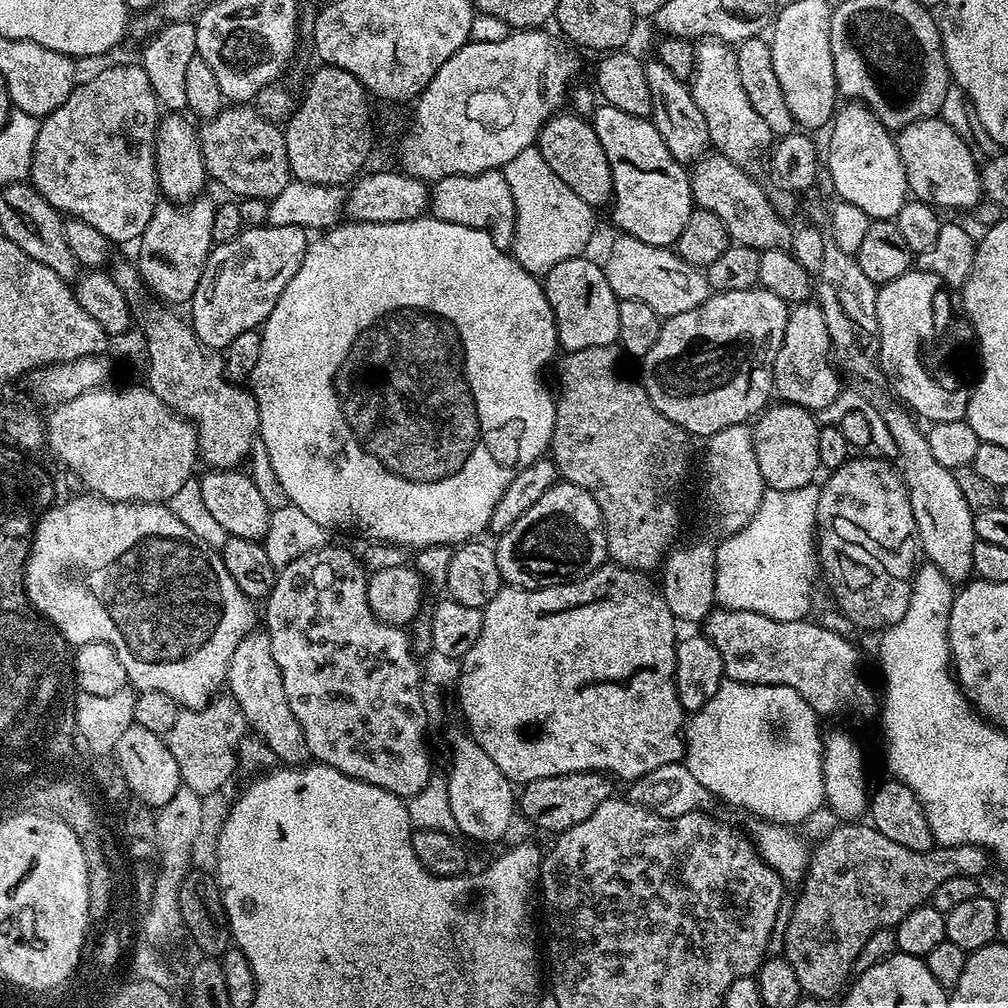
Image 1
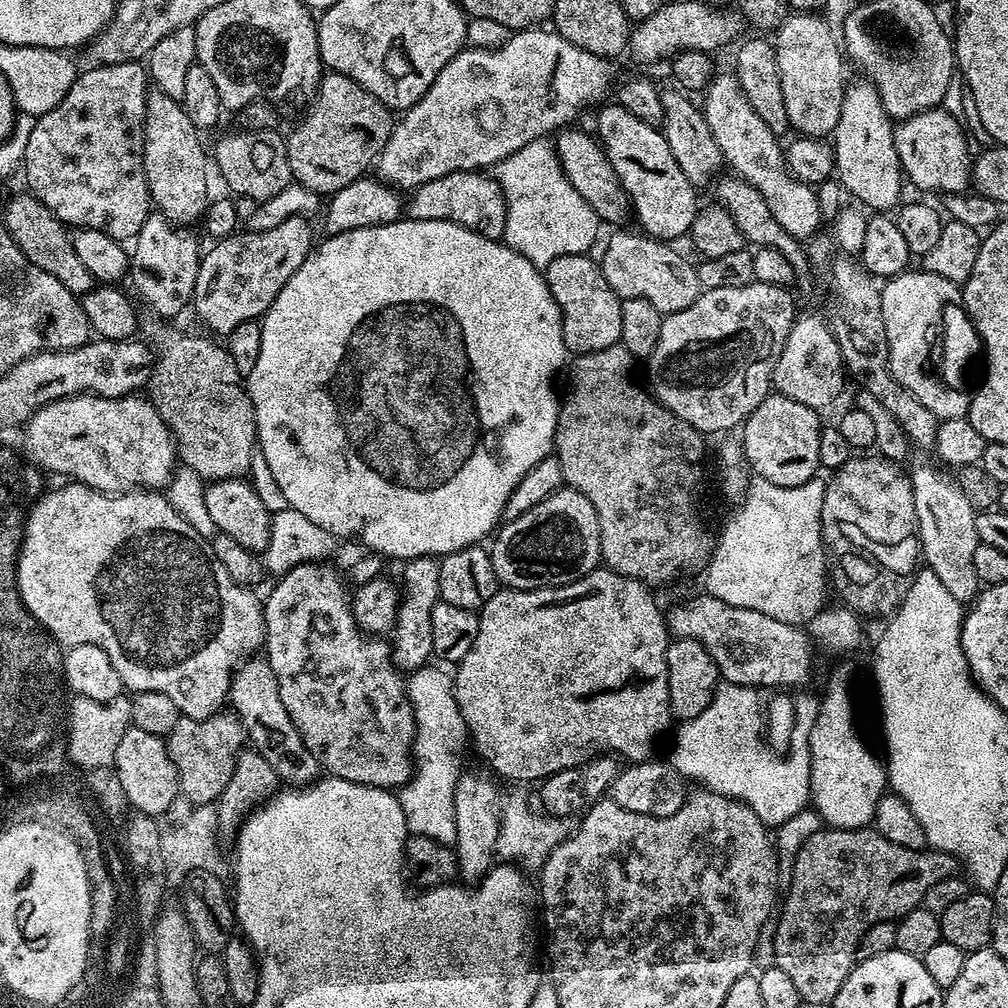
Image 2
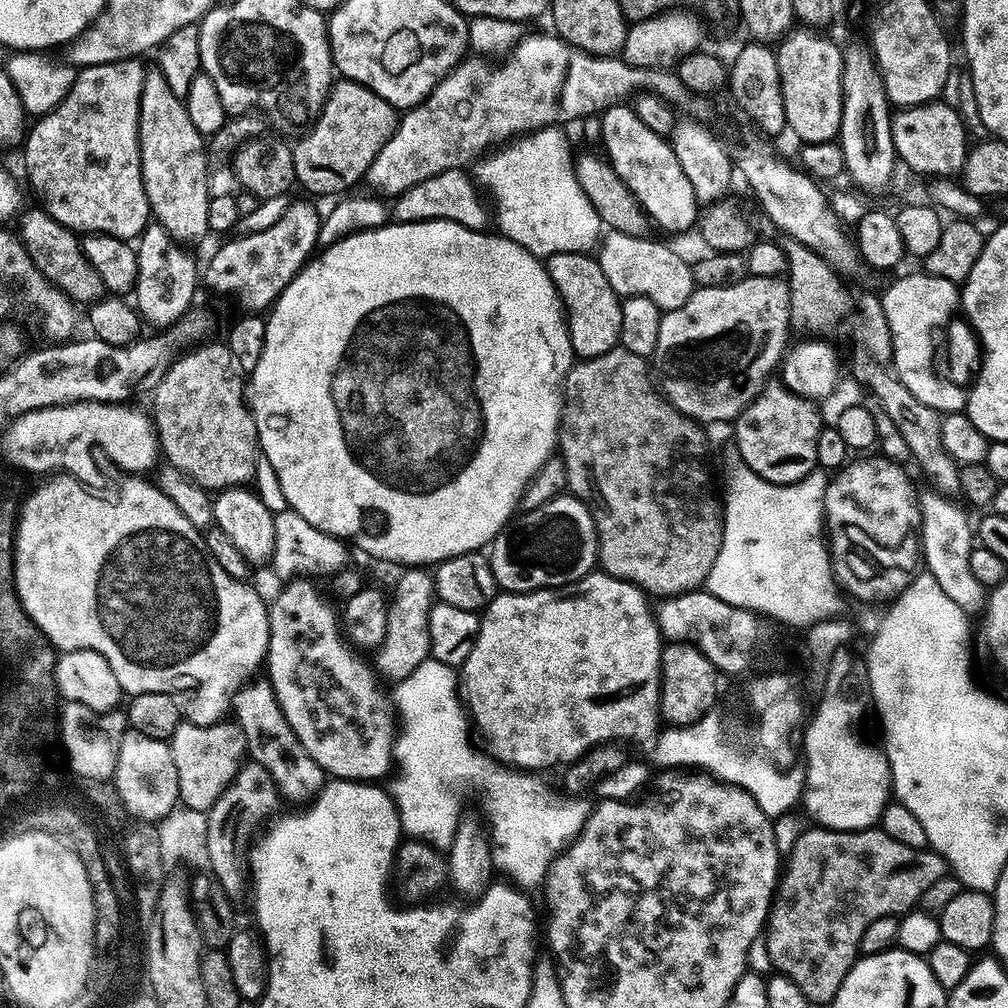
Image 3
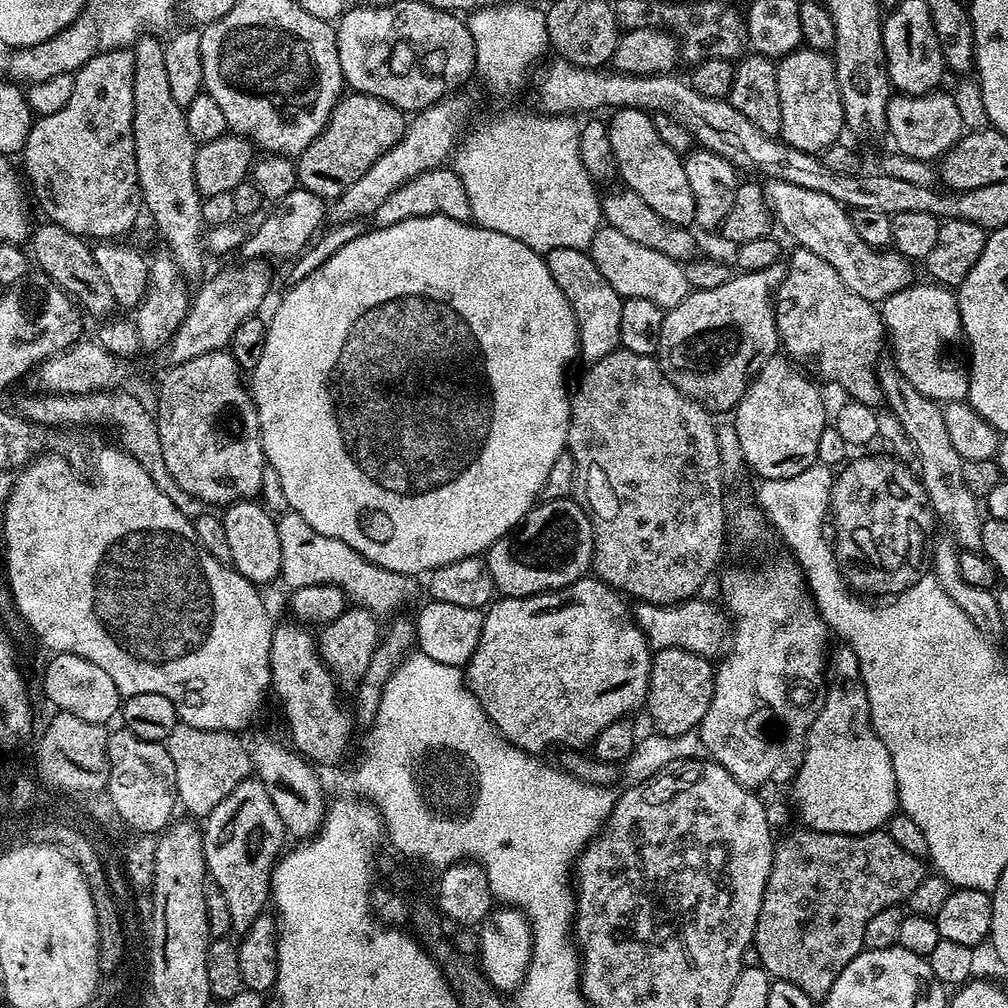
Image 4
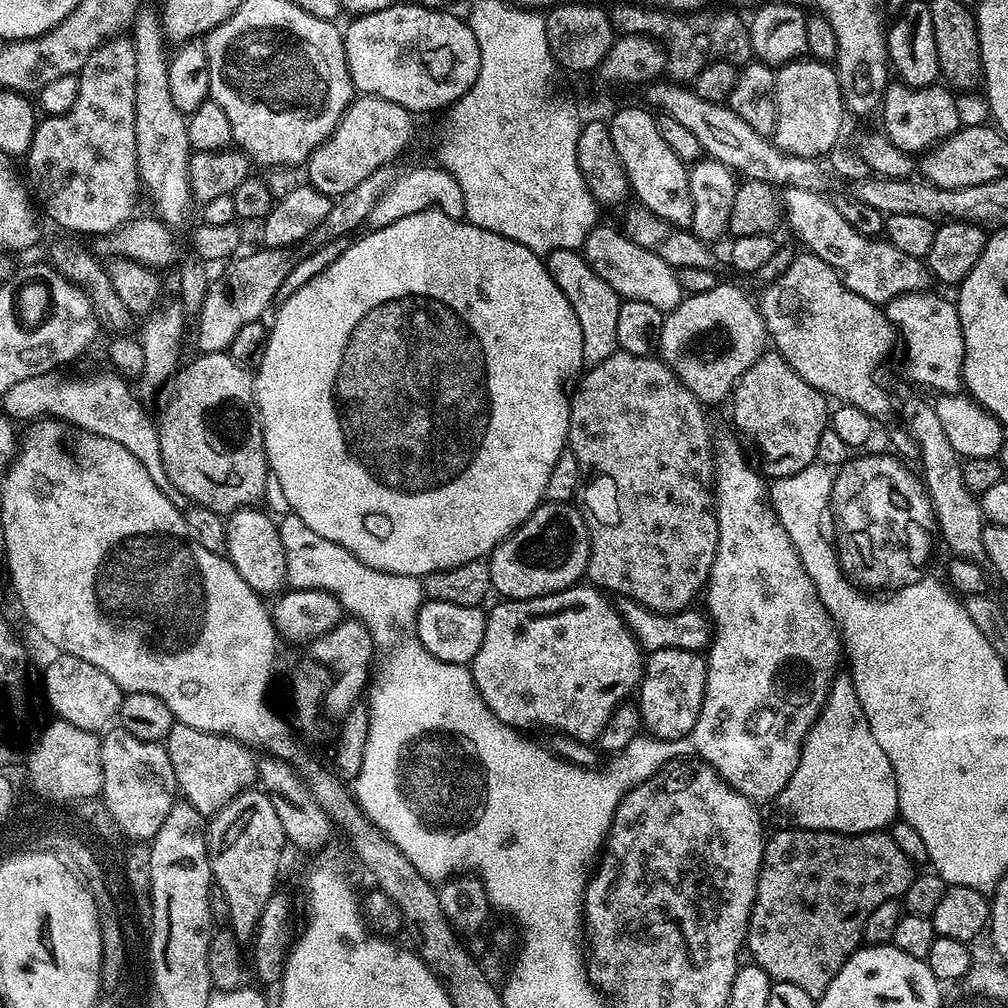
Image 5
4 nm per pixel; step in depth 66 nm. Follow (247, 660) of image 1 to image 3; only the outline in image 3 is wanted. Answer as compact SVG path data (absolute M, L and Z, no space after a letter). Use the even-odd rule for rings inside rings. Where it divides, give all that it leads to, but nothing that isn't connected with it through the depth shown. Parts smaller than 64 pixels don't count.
M256 678L244 685L232 700L231 711L236 712L235 719L240 725L242 734L246 734L247 755L251 763L261 764L274 780L276 791L285 801L296 806L304 806L315 800L326 783L326 773L298 742L298 734L290 730L290 722L282 714L282 706L278 706L278 698L274 694L267 679Z

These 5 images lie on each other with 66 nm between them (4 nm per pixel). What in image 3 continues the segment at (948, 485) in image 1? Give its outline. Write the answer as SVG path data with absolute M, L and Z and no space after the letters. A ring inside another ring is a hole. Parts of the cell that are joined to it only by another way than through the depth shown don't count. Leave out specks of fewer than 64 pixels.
M935 490L919 497L920 501L920 546L922 549L922 564L928 573L942 586L942 591L953 602L969 614L983 613L988 603L989 593L974 578L970 570L970 554L974 547L974 524L968 521L968 516L955 503L955 499L941 496Z

